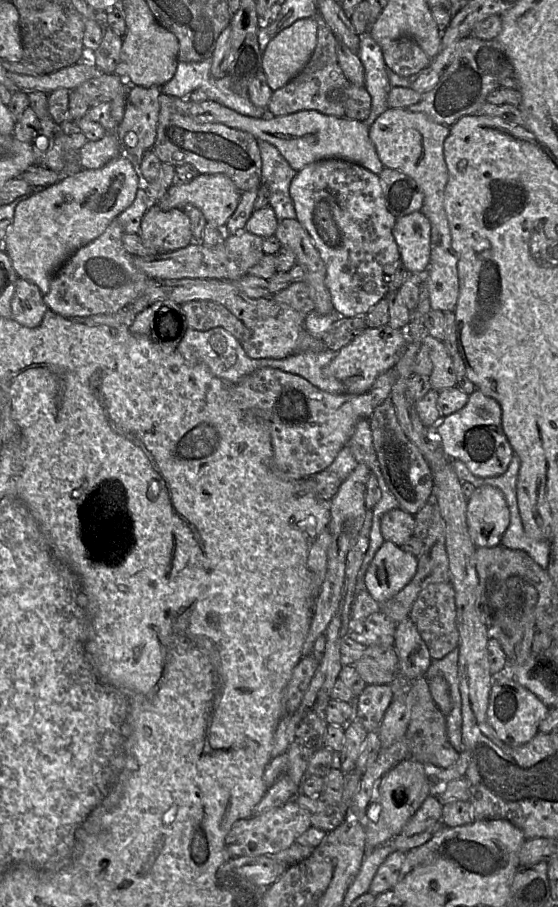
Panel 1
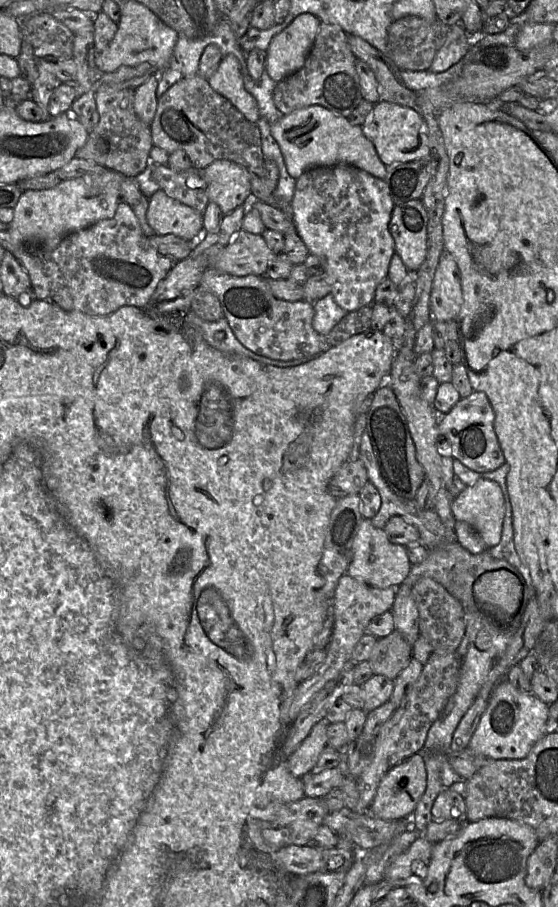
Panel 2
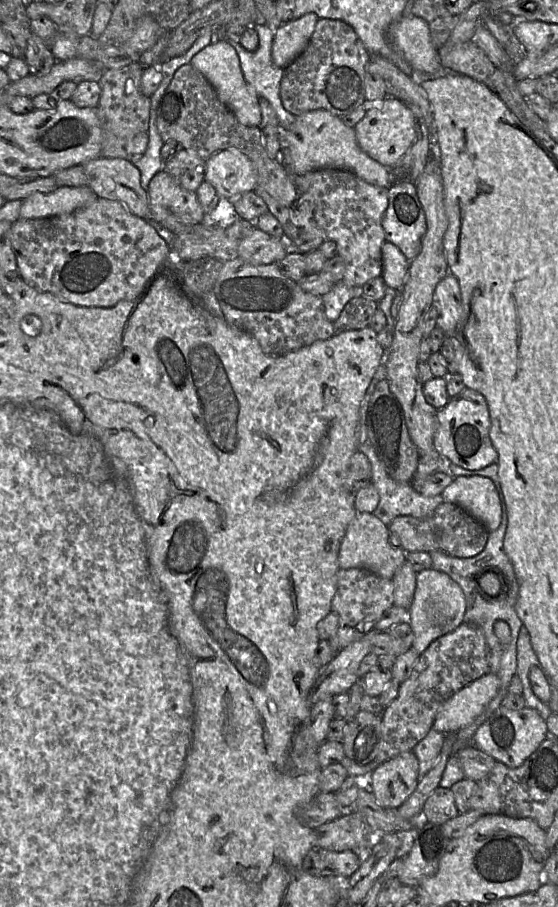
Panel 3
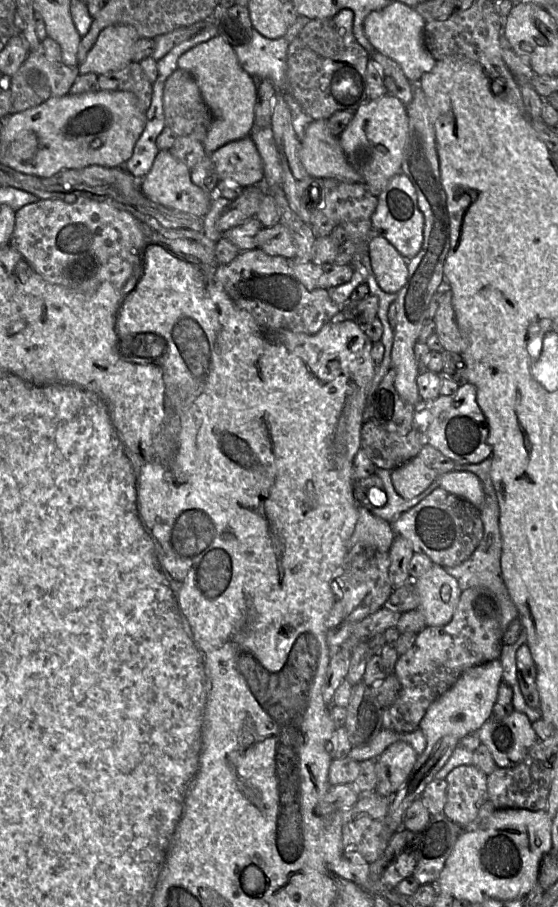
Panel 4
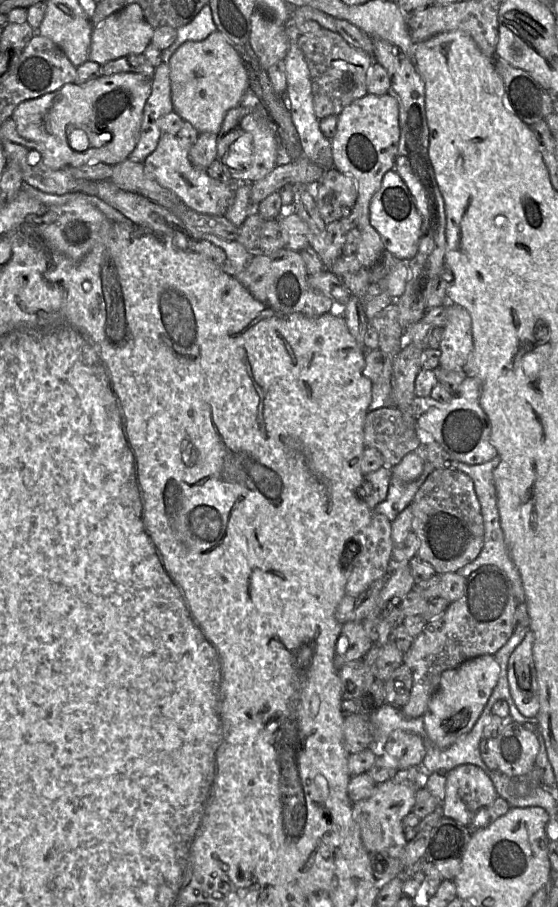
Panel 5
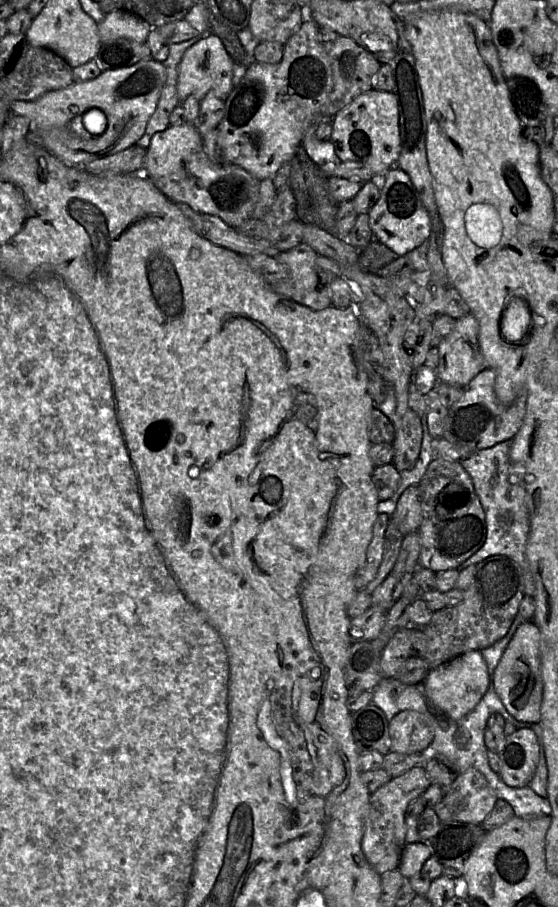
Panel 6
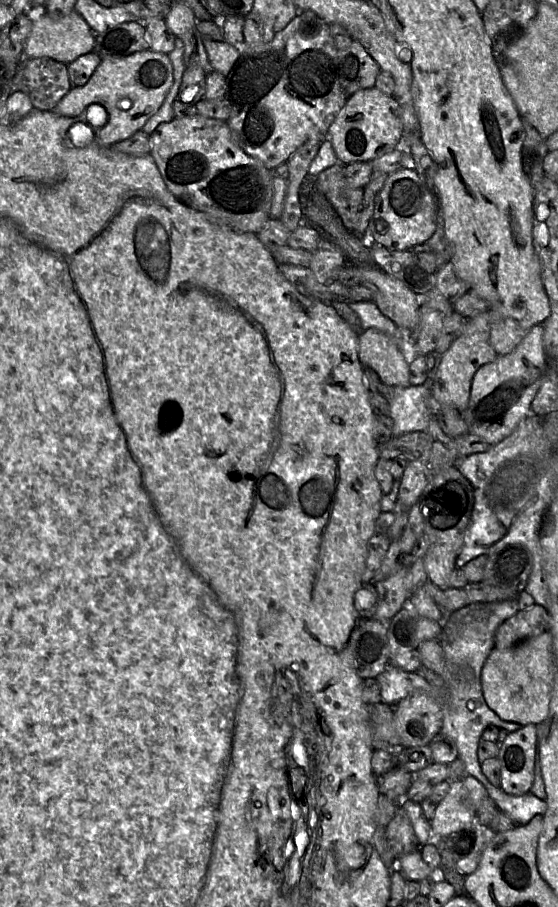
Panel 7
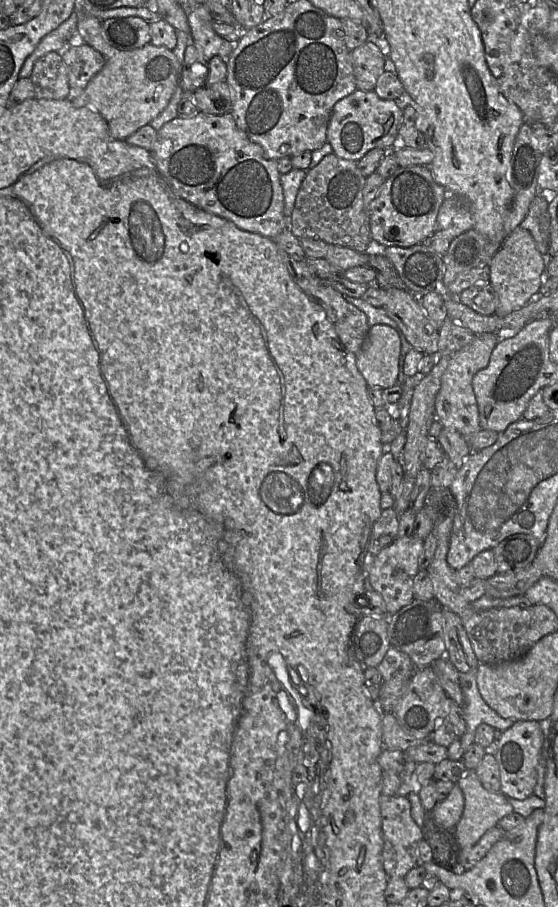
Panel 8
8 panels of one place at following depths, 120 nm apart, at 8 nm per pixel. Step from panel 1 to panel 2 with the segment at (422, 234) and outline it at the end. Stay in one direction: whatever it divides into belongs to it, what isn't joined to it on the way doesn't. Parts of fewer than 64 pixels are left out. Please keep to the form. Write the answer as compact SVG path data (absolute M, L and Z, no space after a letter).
M421 199L395 204L389 222L395 252L410 272L417 272L426 259L428 214Z

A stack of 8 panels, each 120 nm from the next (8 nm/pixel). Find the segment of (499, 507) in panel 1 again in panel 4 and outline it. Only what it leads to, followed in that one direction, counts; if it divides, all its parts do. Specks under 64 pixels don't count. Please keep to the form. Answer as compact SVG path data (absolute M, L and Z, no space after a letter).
M451 471L439 475L440 487L462 497L474 506L482 506L485 502L485 492L479 477L472 472Z

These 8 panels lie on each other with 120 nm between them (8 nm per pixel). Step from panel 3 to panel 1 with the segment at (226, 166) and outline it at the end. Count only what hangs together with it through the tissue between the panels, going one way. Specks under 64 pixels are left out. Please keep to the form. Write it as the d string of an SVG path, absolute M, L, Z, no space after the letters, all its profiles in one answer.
M199 174L187 183L175 183L168 188L164 196L156 203L162 210L183 209L190 204L197 207L204 215L207 223L217 228L224 226L236 210L241 192L233 181L224 174Z

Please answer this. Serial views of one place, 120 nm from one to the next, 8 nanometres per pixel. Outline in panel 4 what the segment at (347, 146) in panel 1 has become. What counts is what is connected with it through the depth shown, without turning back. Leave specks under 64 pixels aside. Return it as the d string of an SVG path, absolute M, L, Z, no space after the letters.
M326 119L313 120L301 140L300 158L306 171L312 177L332 178L339 181L363 183L363 177L351 166L340 145L339 137L334 136Z

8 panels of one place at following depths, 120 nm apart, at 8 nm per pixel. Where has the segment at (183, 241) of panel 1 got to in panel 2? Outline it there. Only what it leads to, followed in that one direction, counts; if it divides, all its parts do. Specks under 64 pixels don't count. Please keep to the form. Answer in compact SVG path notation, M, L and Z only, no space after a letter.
M161 188L149 199L146 220L156 234L173 234L195 242L203 233L203 214L171 197Z

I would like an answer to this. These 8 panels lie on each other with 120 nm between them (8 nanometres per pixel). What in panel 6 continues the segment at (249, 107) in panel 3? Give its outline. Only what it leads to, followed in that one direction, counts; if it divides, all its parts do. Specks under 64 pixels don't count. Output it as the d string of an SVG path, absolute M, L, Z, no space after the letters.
M209 33L184 52L178 67L177 95L179 104L188 96L200 101L209 92L224 100L233 88L234 61L226 52L221 40Z

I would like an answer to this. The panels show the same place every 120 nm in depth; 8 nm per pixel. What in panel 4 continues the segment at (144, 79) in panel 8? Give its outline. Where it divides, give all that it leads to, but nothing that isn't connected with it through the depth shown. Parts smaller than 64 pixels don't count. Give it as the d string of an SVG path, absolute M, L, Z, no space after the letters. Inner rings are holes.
M101 89L51 97L3 119L1 163L38 177L51 177L64 169L91 165L124 167L147 121L132 92ZM94 140L99 140L100 146L92 147Z

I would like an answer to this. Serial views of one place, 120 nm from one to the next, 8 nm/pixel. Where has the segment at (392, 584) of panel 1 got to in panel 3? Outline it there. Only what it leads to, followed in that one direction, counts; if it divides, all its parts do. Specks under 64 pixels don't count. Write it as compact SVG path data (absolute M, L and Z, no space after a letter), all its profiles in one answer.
M358 513L349 525L339 551L340 569L366 569L380 577L393 579L398 569L407 561L406 552L391 541L391 534L374 513Z

